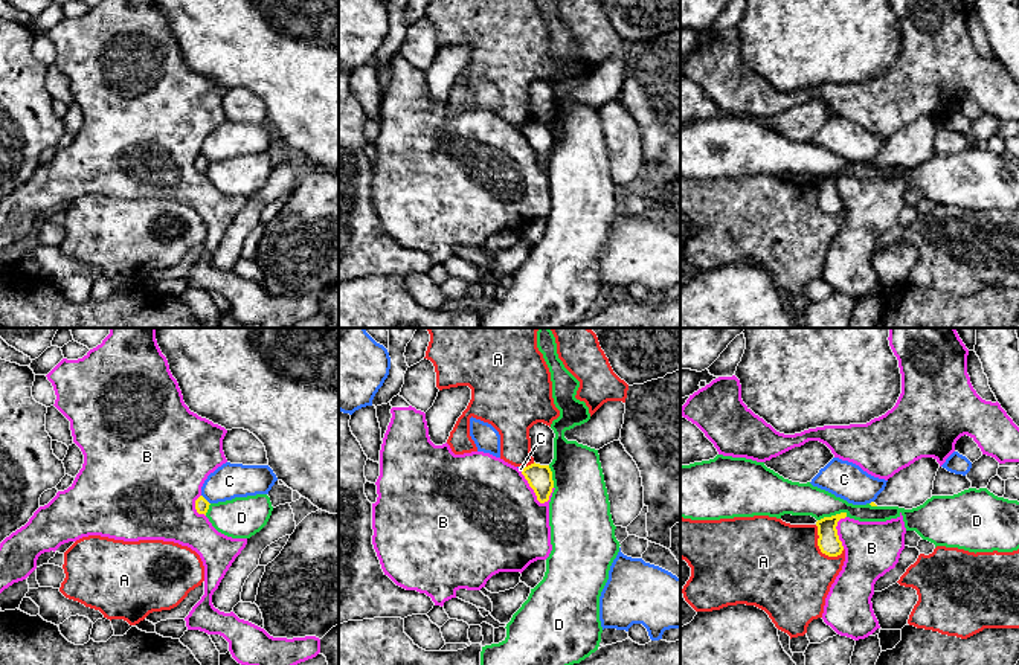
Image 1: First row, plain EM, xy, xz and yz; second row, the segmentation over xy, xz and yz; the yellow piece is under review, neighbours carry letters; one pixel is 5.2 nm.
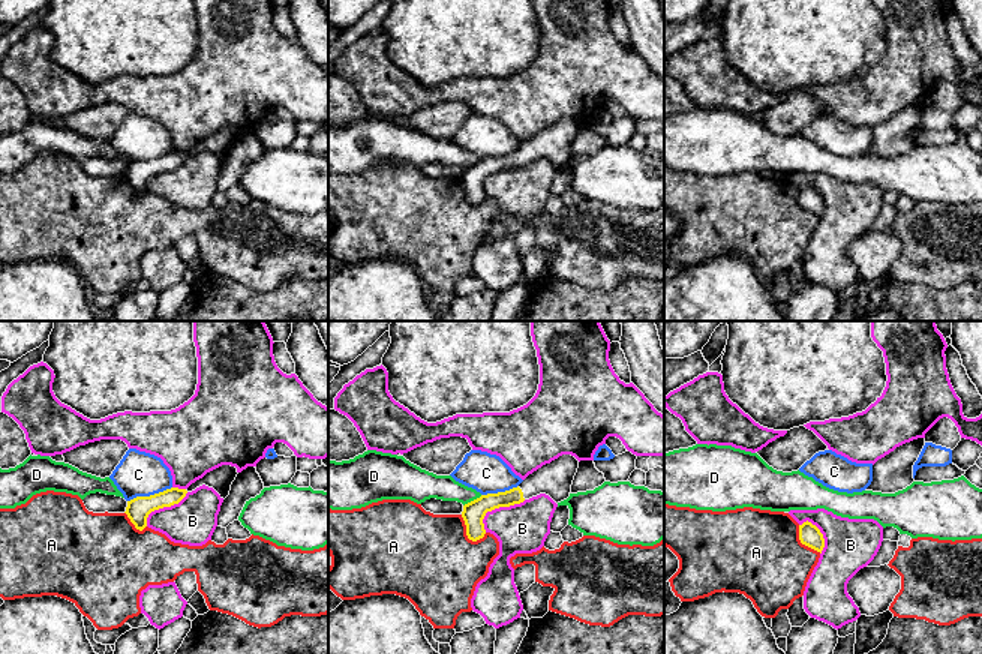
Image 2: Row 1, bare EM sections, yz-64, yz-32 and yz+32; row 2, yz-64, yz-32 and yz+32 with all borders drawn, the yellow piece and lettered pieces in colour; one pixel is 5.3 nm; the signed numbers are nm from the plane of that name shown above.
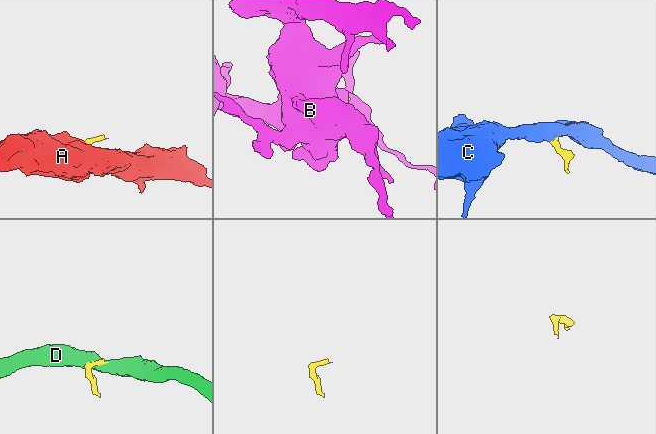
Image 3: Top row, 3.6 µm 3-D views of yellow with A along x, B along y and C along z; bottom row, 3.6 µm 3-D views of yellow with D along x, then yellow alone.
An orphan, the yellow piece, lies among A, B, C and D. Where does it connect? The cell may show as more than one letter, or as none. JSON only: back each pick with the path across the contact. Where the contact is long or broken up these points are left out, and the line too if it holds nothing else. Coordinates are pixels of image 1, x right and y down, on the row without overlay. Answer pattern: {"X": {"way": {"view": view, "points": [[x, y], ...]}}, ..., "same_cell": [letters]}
{"same_cell": []}

